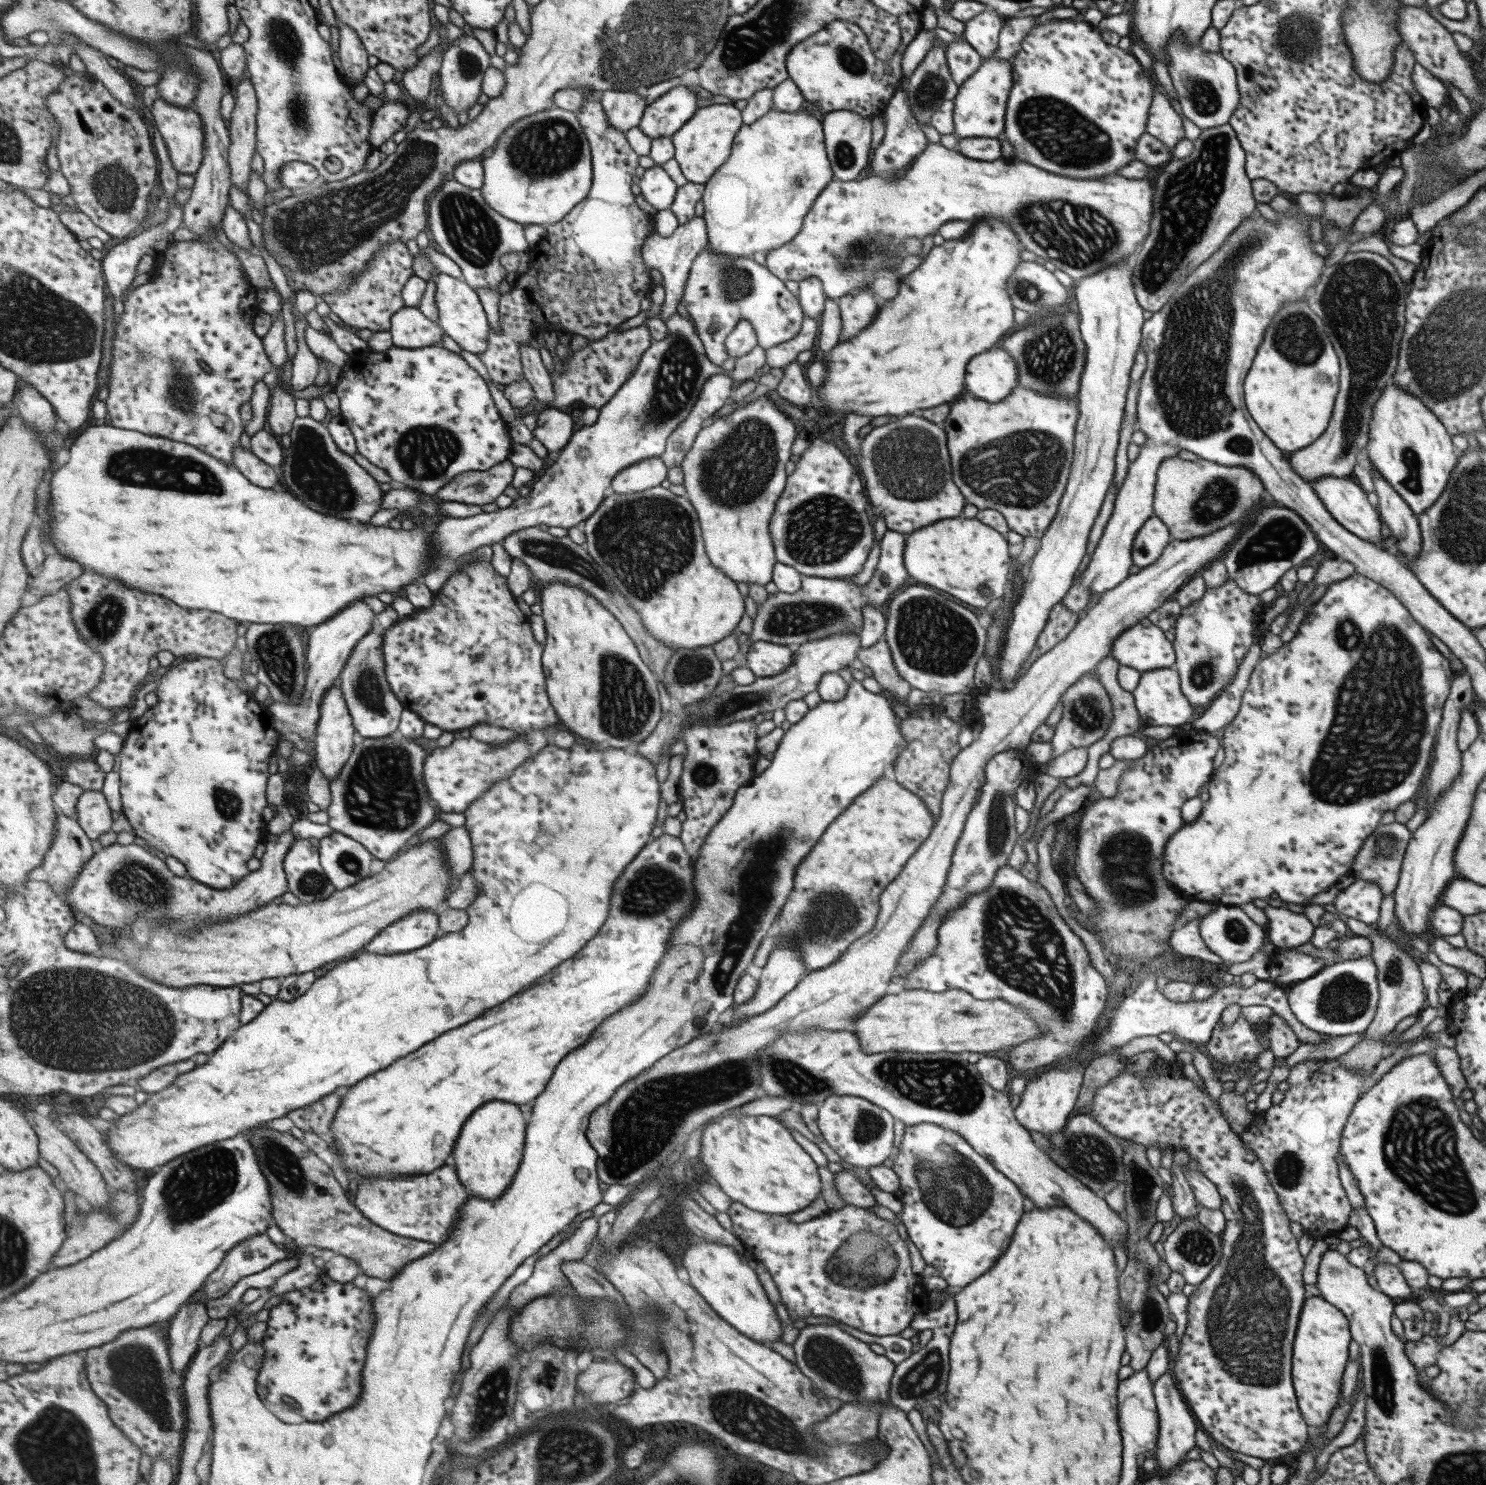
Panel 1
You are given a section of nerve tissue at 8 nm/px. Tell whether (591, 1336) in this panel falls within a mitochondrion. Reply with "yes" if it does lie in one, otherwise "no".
no

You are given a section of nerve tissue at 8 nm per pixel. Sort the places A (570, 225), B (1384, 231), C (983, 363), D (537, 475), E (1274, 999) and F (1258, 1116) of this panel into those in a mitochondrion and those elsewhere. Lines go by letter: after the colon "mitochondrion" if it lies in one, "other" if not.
A: other
B: other
C: other
D: other
E: other
F: other

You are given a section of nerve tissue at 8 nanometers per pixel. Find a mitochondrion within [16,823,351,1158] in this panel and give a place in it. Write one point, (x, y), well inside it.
(134, 884)

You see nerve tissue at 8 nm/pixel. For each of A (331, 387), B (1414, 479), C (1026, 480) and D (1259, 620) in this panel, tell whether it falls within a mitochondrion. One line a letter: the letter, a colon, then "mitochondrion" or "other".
A: other
B: mitochondrion
C: mitochondrion
D: other

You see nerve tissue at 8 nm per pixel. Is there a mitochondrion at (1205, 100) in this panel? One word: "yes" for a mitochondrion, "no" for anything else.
yes

